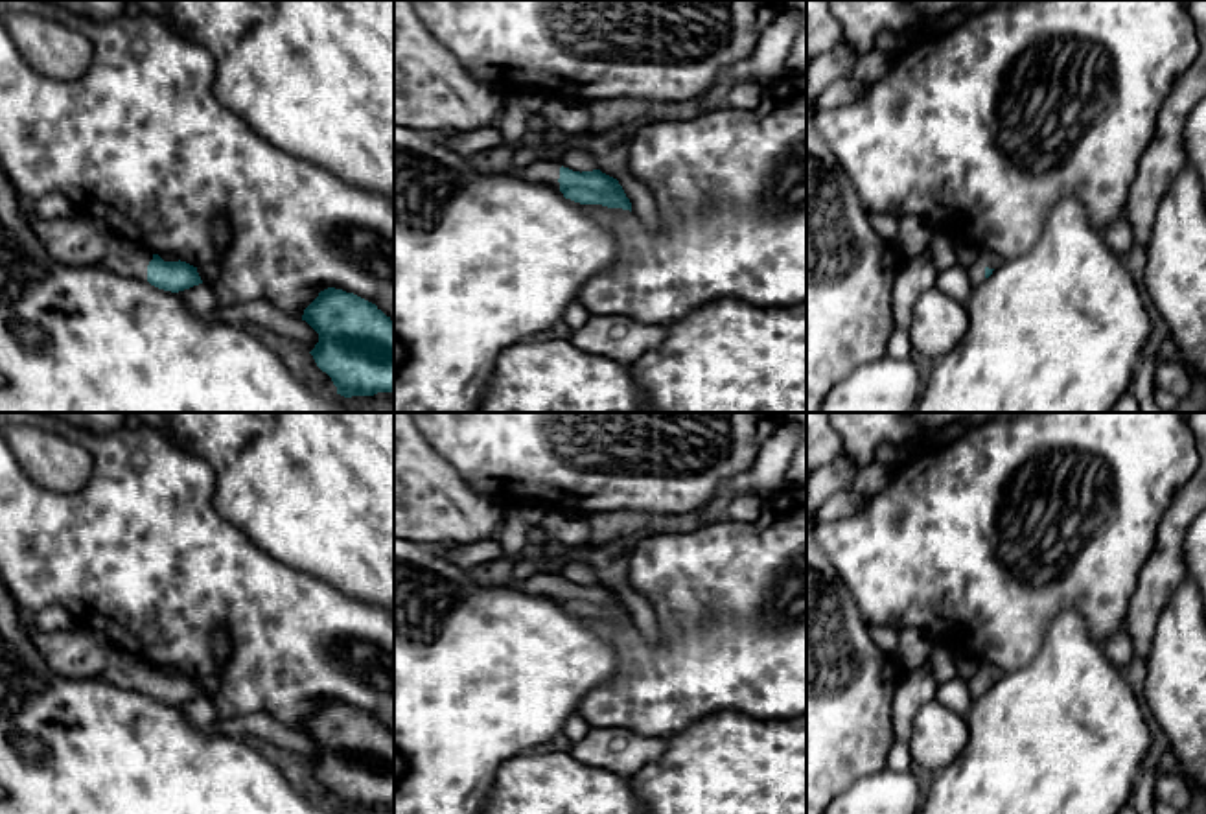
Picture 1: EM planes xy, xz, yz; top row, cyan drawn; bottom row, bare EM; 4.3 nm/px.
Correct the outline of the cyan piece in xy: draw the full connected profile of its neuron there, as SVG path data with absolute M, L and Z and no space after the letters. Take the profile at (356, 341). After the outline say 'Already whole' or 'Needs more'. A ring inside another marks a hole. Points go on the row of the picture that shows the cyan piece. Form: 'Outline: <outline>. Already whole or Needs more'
Outline: M328 287L304 309L302 320L319 333L319 343L309 354L331 378L337 394L352 398L394 392L394 322L376 304Z. Already whole

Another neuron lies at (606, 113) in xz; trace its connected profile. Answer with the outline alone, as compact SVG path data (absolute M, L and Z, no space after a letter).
M633 98L593 101L591 133L602 133L620 123L650 118L652 123L661 122L689 122L703 114L702 98L668 103Z

